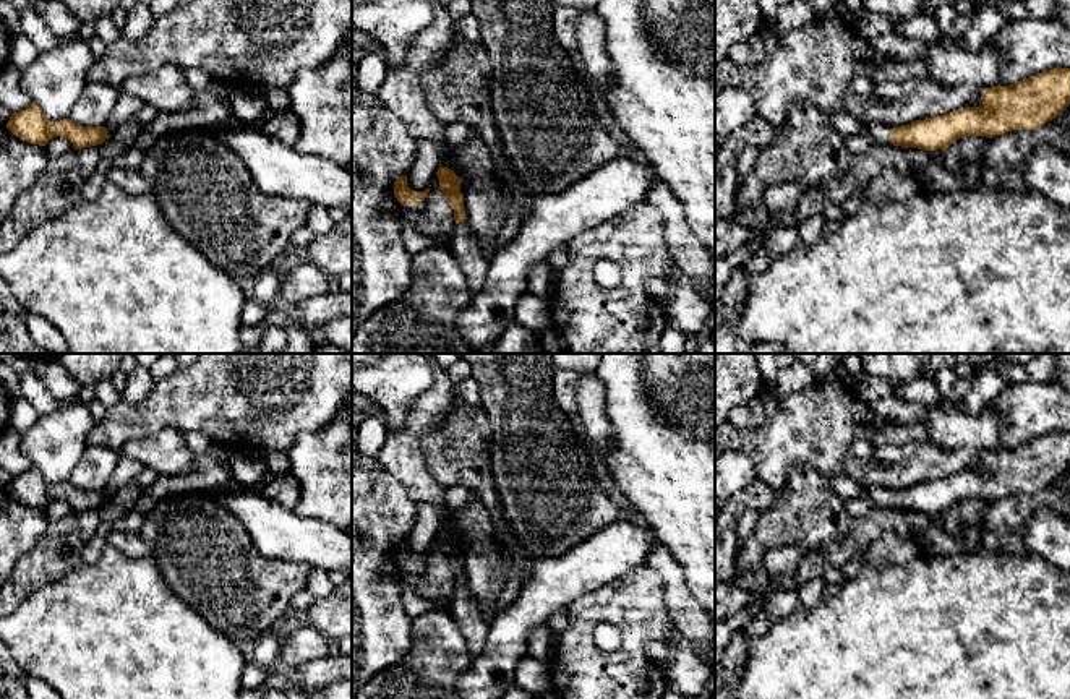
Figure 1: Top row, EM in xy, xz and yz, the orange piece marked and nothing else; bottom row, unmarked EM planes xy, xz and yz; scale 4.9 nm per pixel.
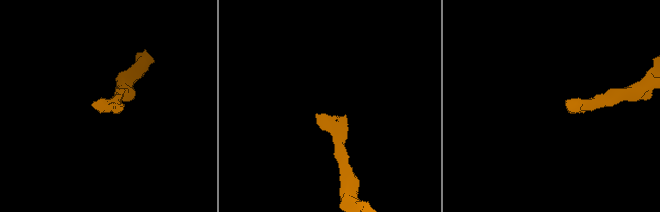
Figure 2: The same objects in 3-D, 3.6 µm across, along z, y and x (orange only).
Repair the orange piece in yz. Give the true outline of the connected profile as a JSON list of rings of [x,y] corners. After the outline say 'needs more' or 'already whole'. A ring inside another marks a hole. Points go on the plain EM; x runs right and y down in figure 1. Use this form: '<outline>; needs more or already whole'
[[[1070,431],[1042,435],[1010,449],[986,451],[981,454],[981,464],[984,467],[982,472],[961,470],[950,477],[895,491],[880,485],[871,485],[866,498],[875,508],[945,514],[953,504],[966,500],[992,501],[1012,493],[1034,493],[1055,482],[1070,469]]]; needs more

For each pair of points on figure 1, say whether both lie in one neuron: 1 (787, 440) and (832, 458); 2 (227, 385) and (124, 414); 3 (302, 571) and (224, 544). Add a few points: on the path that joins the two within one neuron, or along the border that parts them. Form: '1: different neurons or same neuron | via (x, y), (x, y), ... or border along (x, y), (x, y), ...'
1: same neuron | via (798, 440), (814, 440), (821, 446)
2: same neuron | via (201, 398), (177, 401), (149, 414)
3: same neuron | via (282, 571), (252, 571), (243, 563)

